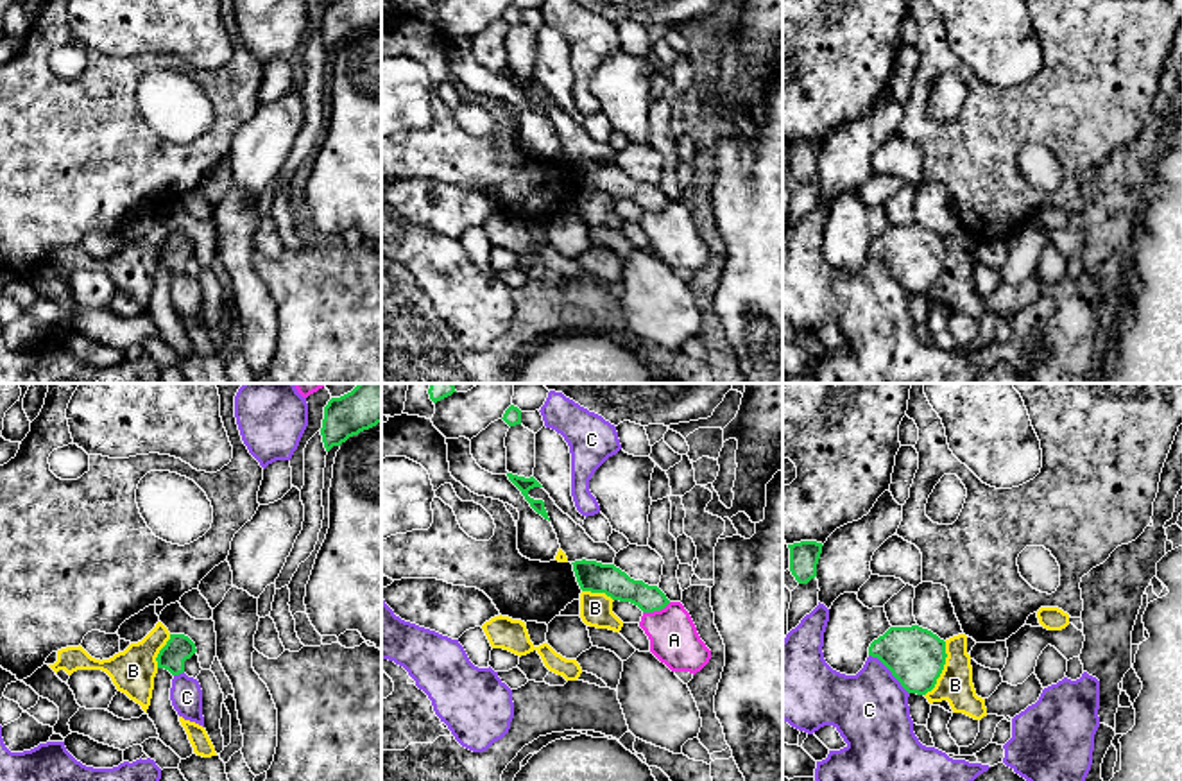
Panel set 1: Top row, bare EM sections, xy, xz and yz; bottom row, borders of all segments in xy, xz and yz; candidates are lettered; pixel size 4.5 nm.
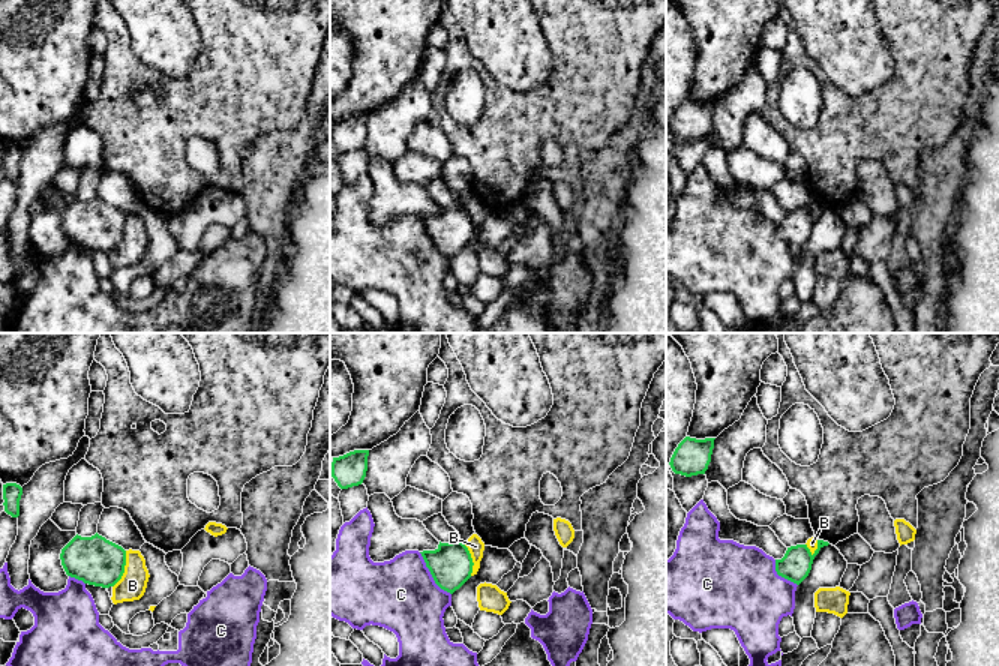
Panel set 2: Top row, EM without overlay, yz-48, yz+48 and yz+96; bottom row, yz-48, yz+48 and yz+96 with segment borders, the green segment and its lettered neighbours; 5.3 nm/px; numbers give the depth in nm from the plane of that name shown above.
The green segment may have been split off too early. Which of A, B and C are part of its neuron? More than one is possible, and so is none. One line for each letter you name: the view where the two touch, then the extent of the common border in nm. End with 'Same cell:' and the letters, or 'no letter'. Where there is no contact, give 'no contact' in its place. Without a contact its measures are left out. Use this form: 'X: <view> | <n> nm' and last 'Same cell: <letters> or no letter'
Same cell: no letter

